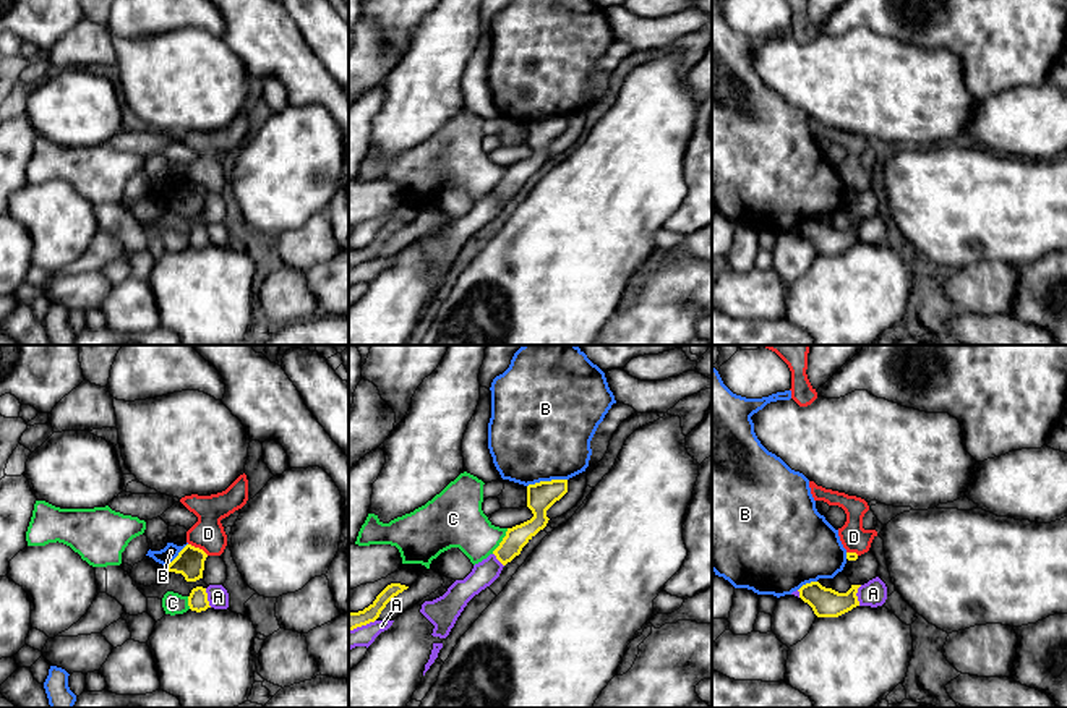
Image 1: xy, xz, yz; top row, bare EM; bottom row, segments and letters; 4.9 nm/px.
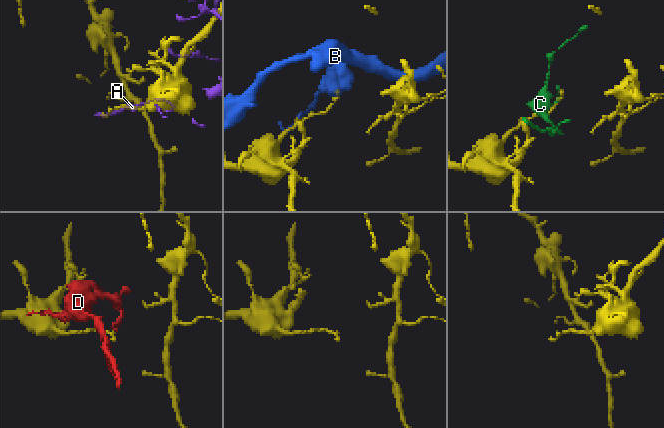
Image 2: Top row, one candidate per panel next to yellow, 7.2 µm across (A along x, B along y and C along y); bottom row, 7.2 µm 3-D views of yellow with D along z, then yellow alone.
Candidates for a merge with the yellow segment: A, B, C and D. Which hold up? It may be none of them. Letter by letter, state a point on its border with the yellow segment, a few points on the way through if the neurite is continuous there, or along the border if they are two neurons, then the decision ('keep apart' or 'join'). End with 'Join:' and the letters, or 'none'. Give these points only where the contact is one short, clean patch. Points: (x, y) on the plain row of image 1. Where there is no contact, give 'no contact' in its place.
A: yz (855, 232) | keep apart
B: xz (547, 119) | along xz (566, 115), (540, 117), (527, 123) | keep apart
C: xz (501, 179) | keep apart
D: xy (198, 185) | along xy (188, 180), (208, 191) | keep apart
Join: none

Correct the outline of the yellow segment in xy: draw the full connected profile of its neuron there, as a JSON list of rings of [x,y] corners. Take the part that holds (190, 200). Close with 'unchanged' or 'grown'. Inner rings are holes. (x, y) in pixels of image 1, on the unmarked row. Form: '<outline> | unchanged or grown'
[[[186,181],[167,203],[167,207],[182,211],[186,219],[196,219],[203,215],[206,194],[208,191],[203,186]]] | unchanged

